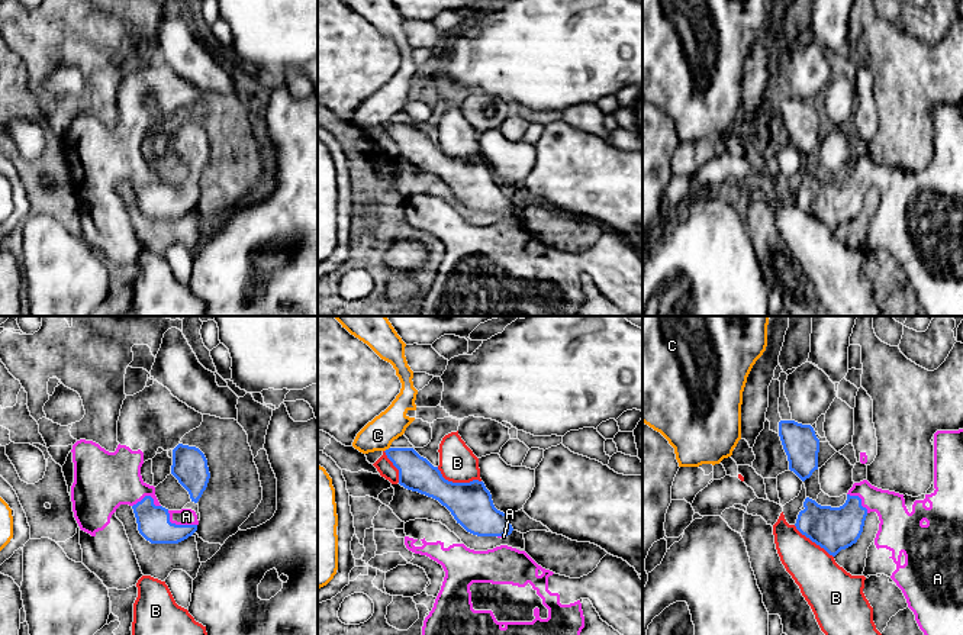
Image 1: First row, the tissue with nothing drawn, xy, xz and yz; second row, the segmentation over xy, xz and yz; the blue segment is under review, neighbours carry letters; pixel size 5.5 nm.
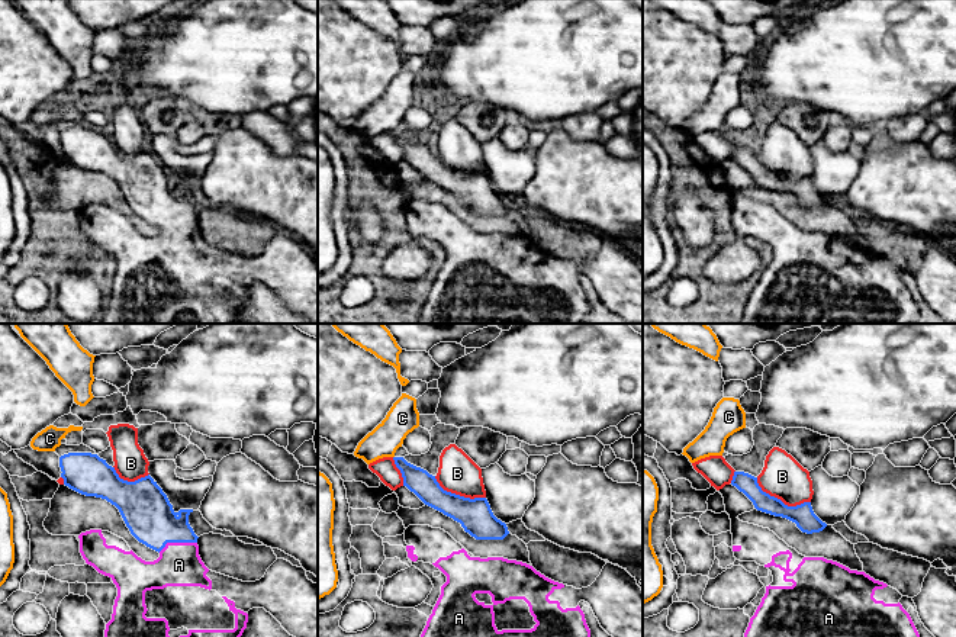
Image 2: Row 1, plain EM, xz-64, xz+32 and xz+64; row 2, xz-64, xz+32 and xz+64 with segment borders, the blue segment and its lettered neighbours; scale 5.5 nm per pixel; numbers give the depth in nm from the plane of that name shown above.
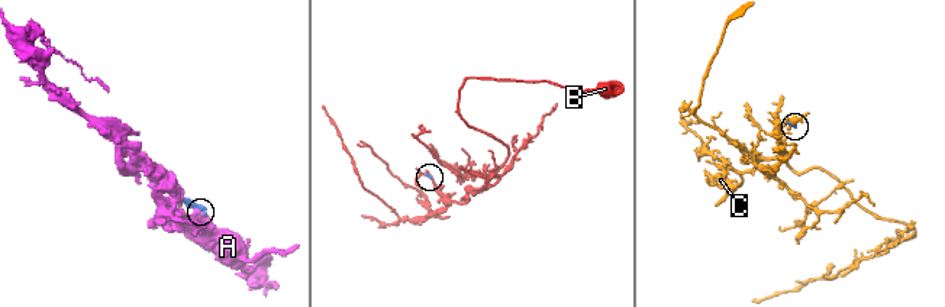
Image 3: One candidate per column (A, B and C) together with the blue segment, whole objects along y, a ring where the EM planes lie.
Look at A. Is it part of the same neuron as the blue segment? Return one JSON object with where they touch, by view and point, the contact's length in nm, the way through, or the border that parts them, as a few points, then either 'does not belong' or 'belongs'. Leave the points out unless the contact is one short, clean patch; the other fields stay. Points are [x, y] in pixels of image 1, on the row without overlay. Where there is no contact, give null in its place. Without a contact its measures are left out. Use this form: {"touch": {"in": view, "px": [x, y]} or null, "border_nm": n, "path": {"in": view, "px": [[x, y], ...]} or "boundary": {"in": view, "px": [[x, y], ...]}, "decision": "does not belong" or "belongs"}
{"touch": {"in": "xy", "px": [179, 200]}, "border_nm": 190, "decision": "belongs"}

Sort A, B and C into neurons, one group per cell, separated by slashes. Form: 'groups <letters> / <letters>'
groups A / B / C

